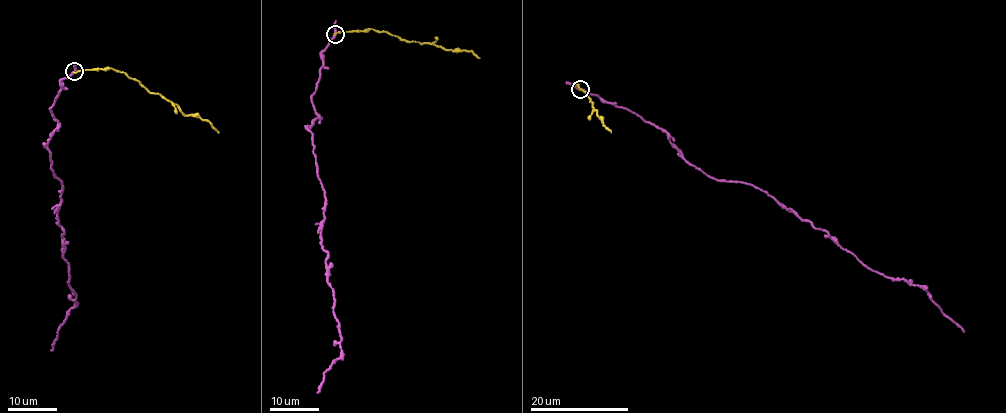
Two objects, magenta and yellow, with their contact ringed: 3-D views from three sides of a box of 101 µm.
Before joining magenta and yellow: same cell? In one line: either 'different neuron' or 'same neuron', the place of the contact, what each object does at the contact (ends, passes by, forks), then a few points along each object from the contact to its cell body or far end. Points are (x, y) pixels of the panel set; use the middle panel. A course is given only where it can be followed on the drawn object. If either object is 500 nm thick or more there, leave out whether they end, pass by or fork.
different neuron | (335, 34) | magenta passes by | yellow ends | magenta via (335, 34), (321, 54), (312, 97), (319, 116), (309, 131), (325, 198), (321, 247), (341, 355), (316, 392) | yellow via (335, 34), (369, 29), (384, 31), (401, 40), (437, 45), (446, 50), (468, 50), (479, 57)

